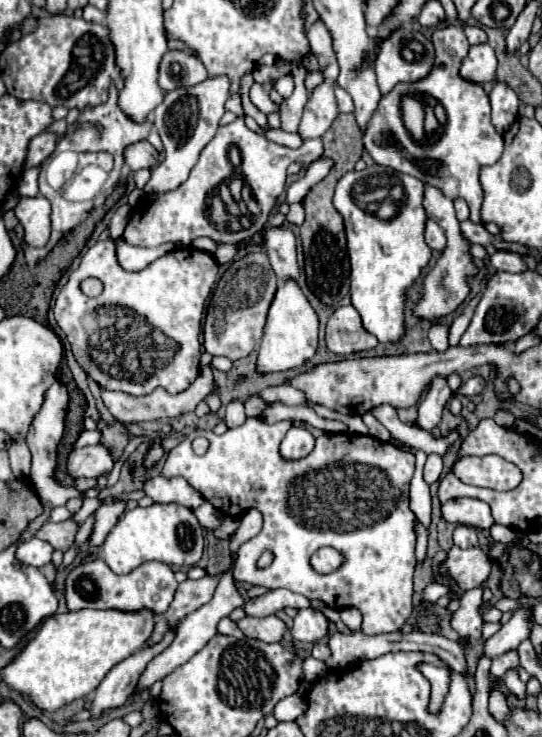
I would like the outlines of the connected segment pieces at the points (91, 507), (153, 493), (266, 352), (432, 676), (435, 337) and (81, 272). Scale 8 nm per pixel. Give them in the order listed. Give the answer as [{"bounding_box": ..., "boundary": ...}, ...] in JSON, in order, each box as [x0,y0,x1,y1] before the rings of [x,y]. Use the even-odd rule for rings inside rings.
[{"bounding_box":[75,498,101,524],"boundary":[[[95,498],[95,500],[83,500],[83,506],[81,506],[81,510],[75,514],[75,520],[77,520],[79,524],[83,524],[85,518],[87,518],[91,512],[95,512],[99,506],[101,506],[99,498]]]},{"bounding_box":[143,476,203,510],"boundary":[[[181,476],[147,478],[143,482],[143,492],[157,504],[181,504],[189,510],[195,510],[203,504],[203,496]]]},{"bounding_box":[255,280,319,374],"boundary":[[[289,280],[289,284],[281,284],[277,288],[275,300],[269,308],[265,334],[259,342],[257,350],[257,362],[255,370],[259,374],[269,372],[281,372],[281,370],[293,370],[301,368],[305,362],[309,362],[315,356],[317,350],[317,332],[319,332],[319,318],[307,298],[303,296],[301,288]]]},{"bounding_box":[417,662,451,714],"boundary":[[[419,662],[417,670],[431,682],[431,700],[429,700],[429,714],[439,714],[443,700],[449,692],[451,670],[447,666],[435,666],[429,662]]]},{"bounding_box":[429,322,449,352],"boundary":[[[435,322],[429,328],[429,340],[437,352],[445,352],[445,348],[449,348],[449,326]]]},{"bounding_box":[53,238,217,396],"boundary":[[[107,238],[93,244],[81,258],[79,268],[71,272],[69,282],[55,300],[53,308],[55,320],[59,328],[65,332],[81,368],[101,388],[119,390],[131,396],[147,396],[157,386],[163,386],[169,394],[181,394],[199,376],[201,320],[215,280],[217,280],[215,256],[197,248],[173,250],[157,258],[141,272],[127,272],[119,266],[115,258],[113,240]],[[89,276],[97,276],[105,284],[103,292],[97,298],[87,298],[79,288],[79,282]]]}]

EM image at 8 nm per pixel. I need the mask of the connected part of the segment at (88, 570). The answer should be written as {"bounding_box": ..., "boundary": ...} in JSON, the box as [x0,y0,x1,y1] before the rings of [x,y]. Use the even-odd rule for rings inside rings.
{"bounding_box":[65,558,178,614],"boundary":[[[101,558],[79,564],[69,570],[65,578],[65,600],[71,612],[83,608],[99,608],[99,610],[121,610],[121,612],[137,612],[141,608],[161,614],[169,608],[173,600],[178,582],[173,576],[173,570],[161,562],[149,562],[141,568],[135,568],[129,574],[115,574]]]}

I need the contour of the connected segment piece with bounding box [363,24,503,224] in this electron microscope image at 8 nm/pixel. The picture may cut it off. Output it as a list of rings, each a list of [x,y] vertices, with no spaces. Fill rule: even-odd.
[[[455,24],[437,28],[433,32],[433,46],[435,46],[433,72],[427,78],[419,80],[417,84],[397,84],[397,88],[393,88],[393,92],[389,96],[381,98],[377,112],[373,114],[373,118],[367,124],[363,144],[365,144],[365,150],[373,156],[373,160],[377,164],[389,166],[403,174],[411,174],[411,176],[419,178],[421,182],[433,184],[433,186],[441,188],[441,192],[445,192],[445,196],[449,196],[451,200],[463,198],[471,208],[469,220],[475,224],[483,224],[483,220],[479,216],[481,202],[483,202],[479,170],[483,166],[495,164],[501,158],[503,136],[493,132],[493,126],[489,120],[491,106],[489,106],[489,96],[485,94],[485,90],[481,86],[477,86],[475,82],[463,80],[459,76],[461,56],[465,56],[465,52],[469,50],[469,42],[467,42],[463,28],[455,26]],[[415,94],[425,94],[425,96],[435,98],[445,108],[445,114],[447,114],[447,124],[443,126],[441,138],[427,146],[421,146],[419,142],[415,142],[411,138],[411,134],[405,130],[403,118],[401,118],[399,102],[403,100],[403,96],[415,96]],[[429,164],[439,164],[437,174],[429,174]]]

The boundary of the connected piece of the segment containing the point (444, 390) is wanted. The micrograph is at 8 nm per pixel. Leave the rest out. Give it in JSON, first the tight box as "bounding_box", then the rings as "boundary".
{"bounding_box":[417,376,453,432],"boundary":[[[433,376],[425,394],[423,394],[423,400],[419,402],[419,420],[417,420],[417,424],[427,432],[433,426],[437,426],[439,420],[441,420],[441,412],[443,412],[447,400],[451,396],[453,396],[453,392],[447,384],[447,378],[445,376]]]}

